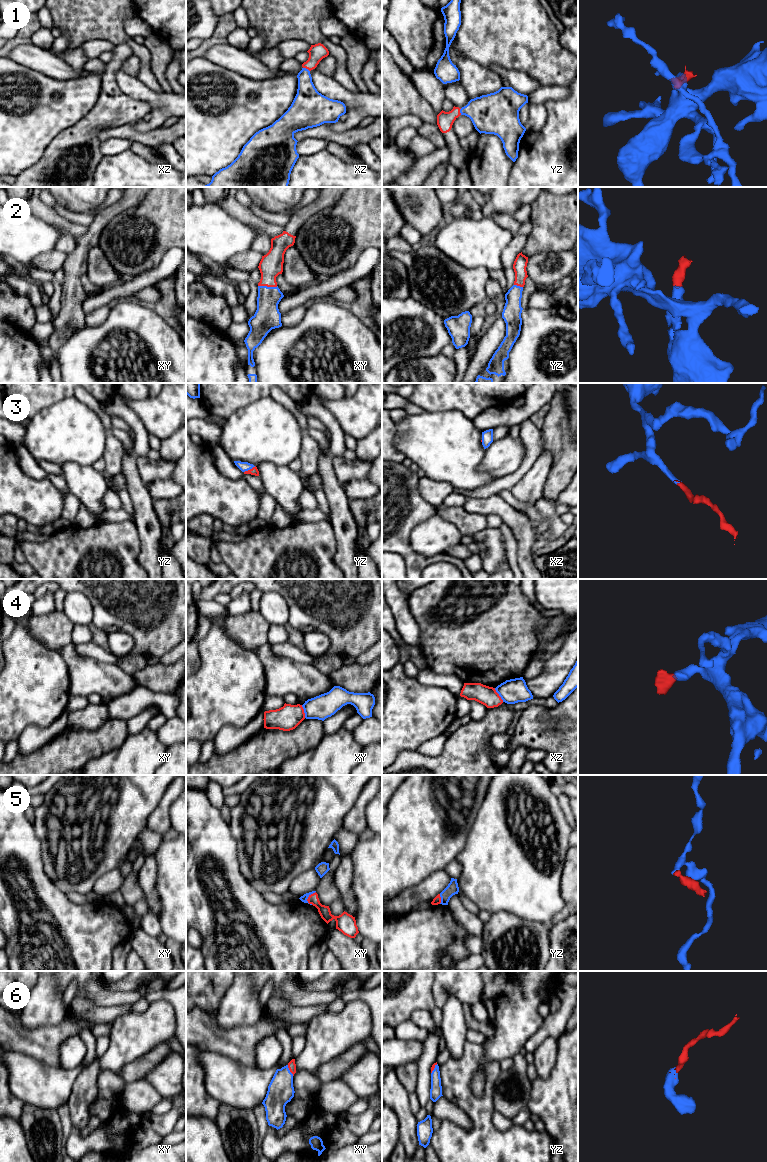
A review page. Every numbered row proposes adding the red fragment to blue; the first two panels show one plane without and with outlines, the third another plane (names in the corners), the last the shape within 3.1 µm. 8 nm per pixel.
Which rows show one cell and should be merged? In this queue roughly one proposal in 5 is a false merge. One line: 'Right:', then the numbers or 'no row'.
Right: 1, 2, 3, 5, 6

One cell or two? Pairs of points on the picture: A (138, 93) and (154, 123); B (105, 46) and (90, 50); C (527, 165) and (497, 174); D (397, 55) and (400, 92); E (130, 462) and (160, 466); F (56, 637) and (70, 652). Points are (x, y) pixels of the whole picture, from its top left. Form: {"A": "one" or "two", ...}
{"A": "one", "B": "one", "C": "two", "D": "two", "E": "two", "F": "two"}

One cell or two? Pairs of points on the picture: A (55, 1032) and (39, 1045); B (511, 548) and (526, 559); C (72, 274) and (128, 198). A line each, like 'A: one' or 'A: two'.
A: one
B: two
C: one

